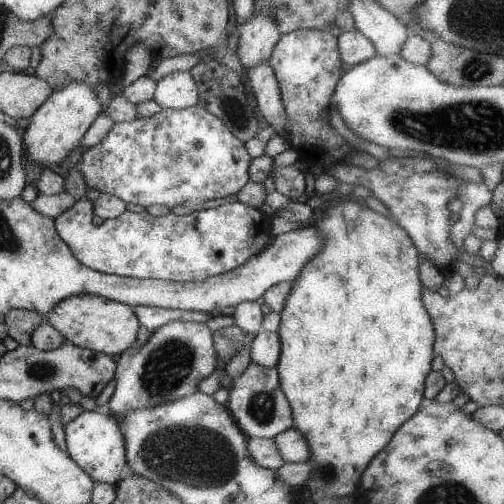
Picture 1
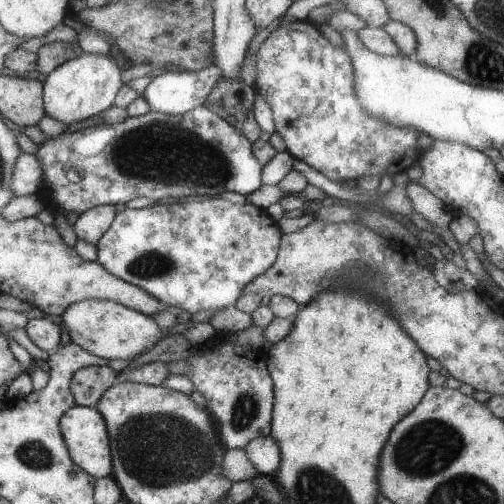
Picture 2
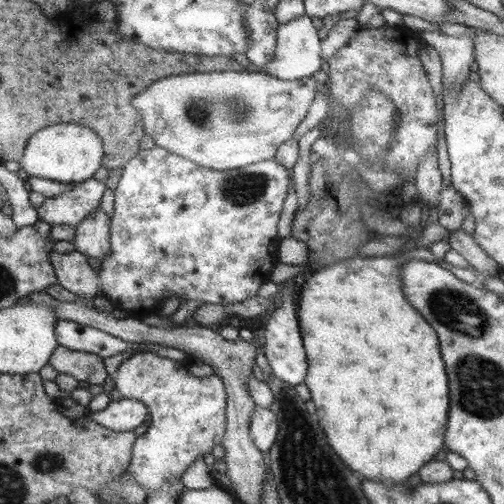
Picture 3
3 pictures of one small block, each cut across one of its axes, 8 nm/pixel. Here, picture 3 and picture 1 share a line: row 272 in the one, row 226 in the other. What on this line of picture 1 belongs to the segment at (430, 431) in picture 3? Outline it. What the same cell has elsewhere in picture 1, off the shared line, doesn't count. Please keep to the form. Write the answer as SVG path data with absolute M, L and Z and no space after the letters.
M355 200L337 202L333 206L327 206L323 218L313 222L313 228L323 238L321 250L299 270L299 276L293 282L293 288L289 290L289 296L285 300L285 306L281 310L281 324L279 324L279 338L281 338L281 358L277 362L277 374L279 374L279 388L283 390L285 398L289 400L291 412L293 412L293 428L297 428L303 438L309 444L311 458L307 462L313 464L313 474L307 484L303 484L303 490L309 490L313 498L341 498L341 496L353 496L357 490L357 484L361 480L363 470L373 460L381 448L391 440L391 436L397 432L401 424L405 424L411 416L415 416L419 402L425 392L425 378L431 372L431 360L435 356L433 342L435 342L435 330L431 326L431 318L423 306L421 290L423 284L419 280L419 252L411 240L411 236L391 218L385 218L367 206L359 206Z

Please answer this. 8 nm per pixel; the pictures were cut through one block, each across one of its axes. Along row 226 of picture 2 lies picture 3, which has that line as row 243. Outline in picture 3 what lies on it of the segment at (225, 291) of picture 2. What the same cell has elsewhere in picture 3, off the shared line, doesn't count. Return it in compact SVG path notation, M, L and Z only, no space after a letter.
M153 146L151 150L139 150L137 156L131 158L123 166L123 174L121 174L117 188L115 188L113 216L111 216L111 224L109 224L109 254L103 258L103 262L99 262L97 266L91 266L87 260L79 258L77 252L71 252L71 254L51 252L49 264L53 264L57 284L61 284L61 288L77 294L79 298L103 296L103 298L107 298L107 302L113 304L113 308L117 310L119 316L131 316L135 320L143 320L147 316L159 314L159 308L163 306L163 302L167 298L185 298L185 300L195 300L199 304L219 304L219 306L237 304L237 302L243 302L247 298L255 298L259 286L269 280L273 266L277 264L277 254L275 254L277 244L279 244L277 222L279 222L279 216L283 210L283 202L287 198L287 190L289 190L289 172L285 172L275 160L263 160L263 162L255 162L253 166L215 172L215 170L205 170L201 166L195 166L195 162L181 158L177 154L171 154L171 152L157 148L157 146Z

